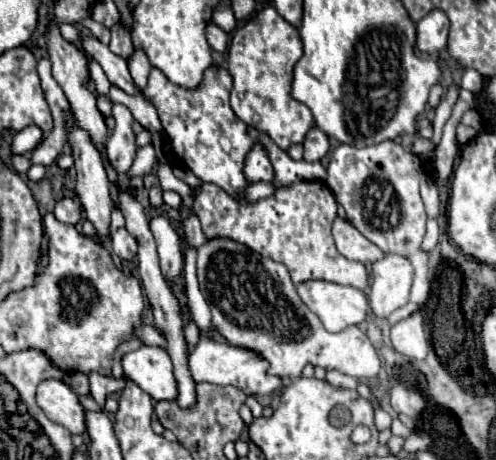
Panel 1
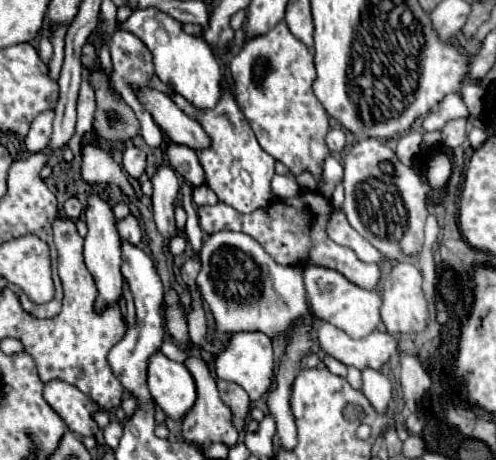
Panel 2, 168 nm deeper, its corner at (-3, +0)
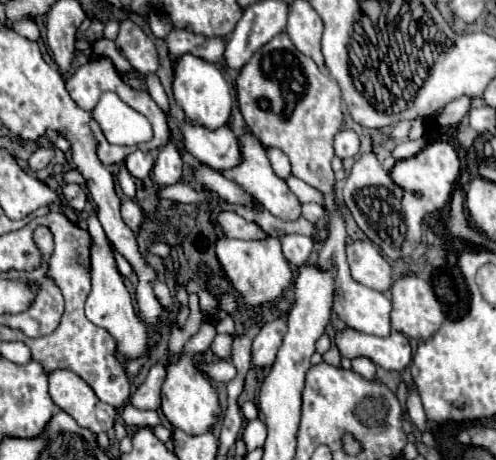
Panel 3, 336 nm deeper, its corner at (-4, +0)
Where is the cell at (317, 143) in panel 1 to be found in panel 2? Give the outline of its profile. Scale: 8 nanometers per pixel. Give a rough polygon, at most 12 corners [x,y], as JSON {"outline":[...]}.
{"outline":[[332,128],[326,144],[332,154],[344,152],[346,134],[342,128]]}

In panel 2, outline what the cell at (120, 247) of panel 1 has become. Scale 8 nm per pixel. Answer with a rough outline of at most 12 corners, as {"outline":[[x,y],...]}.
{"outline":[[134,214],[118,220],[118,232],[132,244],[144,236]]}

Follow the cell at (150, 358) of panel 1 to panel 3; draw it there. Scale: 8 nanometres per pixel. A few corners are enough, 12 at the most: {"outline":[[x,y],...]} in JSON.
{"outline":[[210,323],[167,364],[161,410],[187,434],[217,422],[219,400],[193,366],[217,334]]}

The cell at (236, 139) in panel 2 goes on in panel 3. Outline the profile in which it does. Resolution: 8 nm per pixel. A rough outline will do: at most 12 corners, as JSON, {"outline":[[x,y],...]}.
{"outline":[[253,132],[237,138],[241,162],[221,174],[273,216],[295,220],[301,204],[277,178]]}

